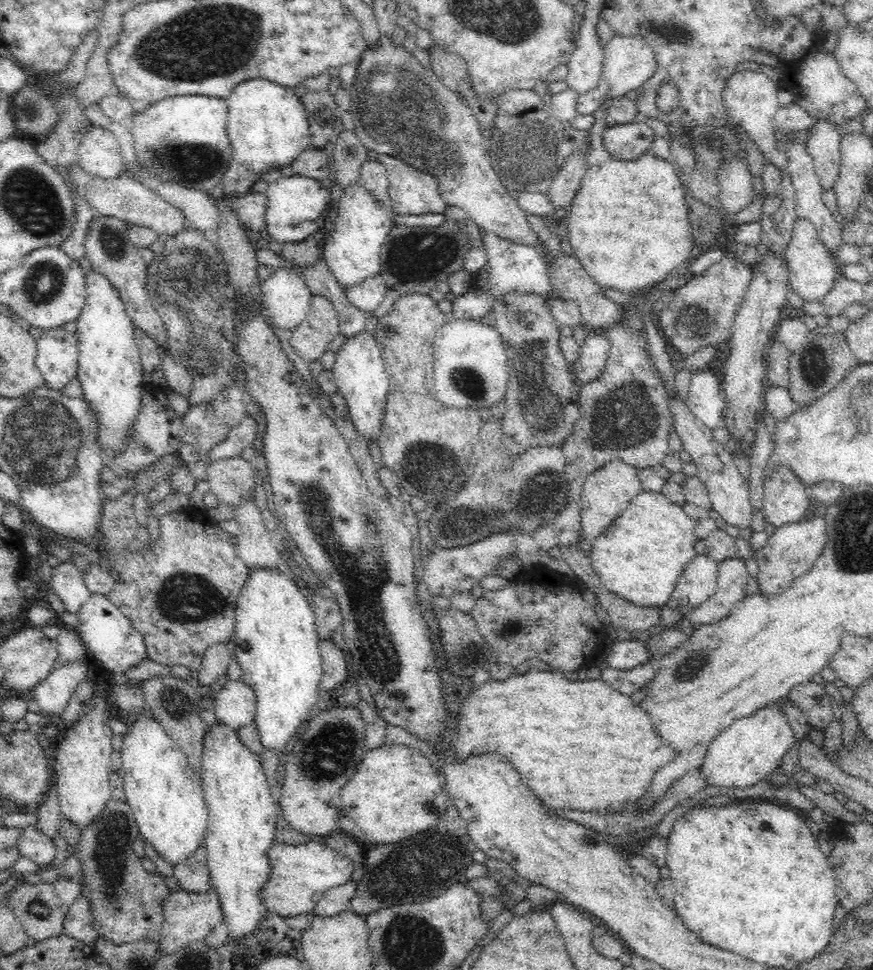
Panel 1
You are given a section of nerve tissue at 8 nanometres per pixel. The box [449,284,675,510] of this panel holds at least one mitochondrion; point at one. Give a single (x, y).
(625, 416)

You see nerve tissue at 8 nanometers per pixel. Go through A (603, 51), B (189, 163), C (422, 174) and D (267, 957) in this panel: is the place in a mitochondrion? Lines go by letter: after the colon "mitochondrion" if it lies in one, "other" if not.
A: other
B: mitochondrion
C: mitochondrion
D: other

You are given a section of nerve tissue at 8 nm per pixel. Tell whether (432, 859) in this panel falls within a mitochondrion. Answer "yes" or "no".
yes

